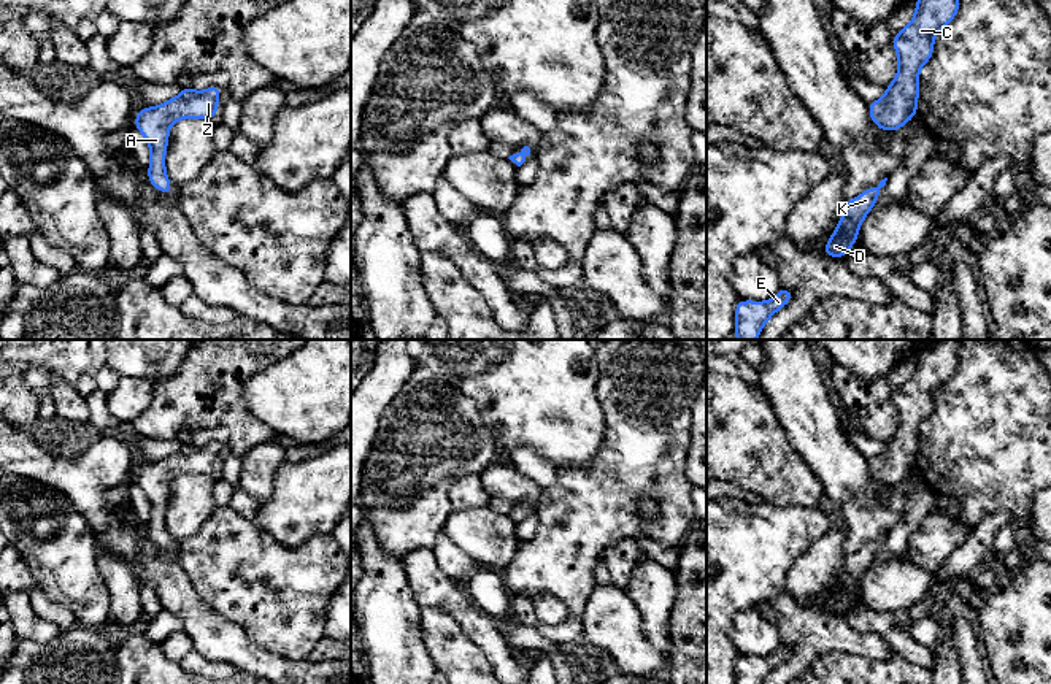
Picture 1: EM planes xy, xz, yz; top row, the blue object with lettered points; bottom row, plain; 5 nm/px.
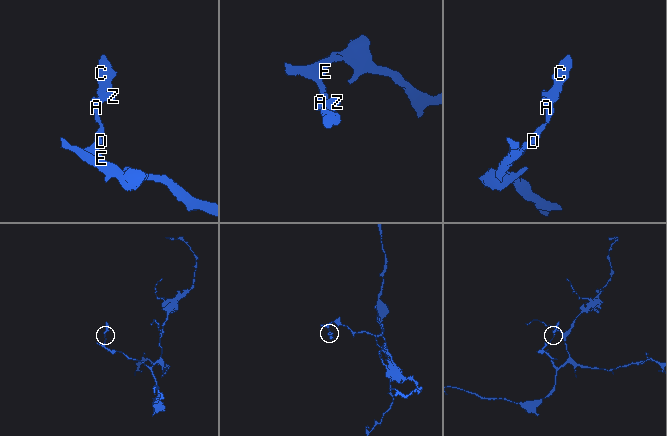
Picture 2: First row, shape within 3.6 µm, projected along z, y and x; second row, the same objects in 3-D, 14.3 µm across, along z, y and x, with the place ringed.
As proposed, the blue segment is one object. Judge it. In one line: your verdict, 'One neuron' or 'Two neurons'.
One neuron

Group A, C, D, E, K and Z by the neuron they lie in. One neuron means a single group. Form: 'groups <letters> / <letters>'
groups A C D E K Z

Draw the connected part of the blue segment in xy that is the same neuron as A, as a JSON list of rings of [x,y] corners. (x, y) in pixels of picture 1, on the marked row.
[[[211,86],[203,92],[192,87],[183,87],[181,94],[167,103],[152,108],[143,108],[135,114],[135,127],[141,132],[151,148],[151,162],[148,179],[154,189],[171,195],[173,189],[165,173],[165,151],[168,146],[170,127],[186,117],[211,119],[218,116],[218,100],[222,89]]]

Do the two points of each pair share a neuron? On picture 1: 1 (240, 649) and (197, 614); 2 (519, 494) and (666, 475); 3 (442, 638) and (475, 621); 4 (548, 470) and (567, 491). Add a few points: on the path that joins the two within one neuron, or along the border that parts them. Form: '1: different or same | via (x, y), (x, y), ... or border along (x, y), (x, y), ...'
1: same | via (229, 643), (208, 626)
2: different | border along (542, 489), (542, 499), (534, 510)
3: different | border along (429, 608), (446, 611), (486, 656)
4: different | border along (559, 467), (558, 478), (542, 489)

